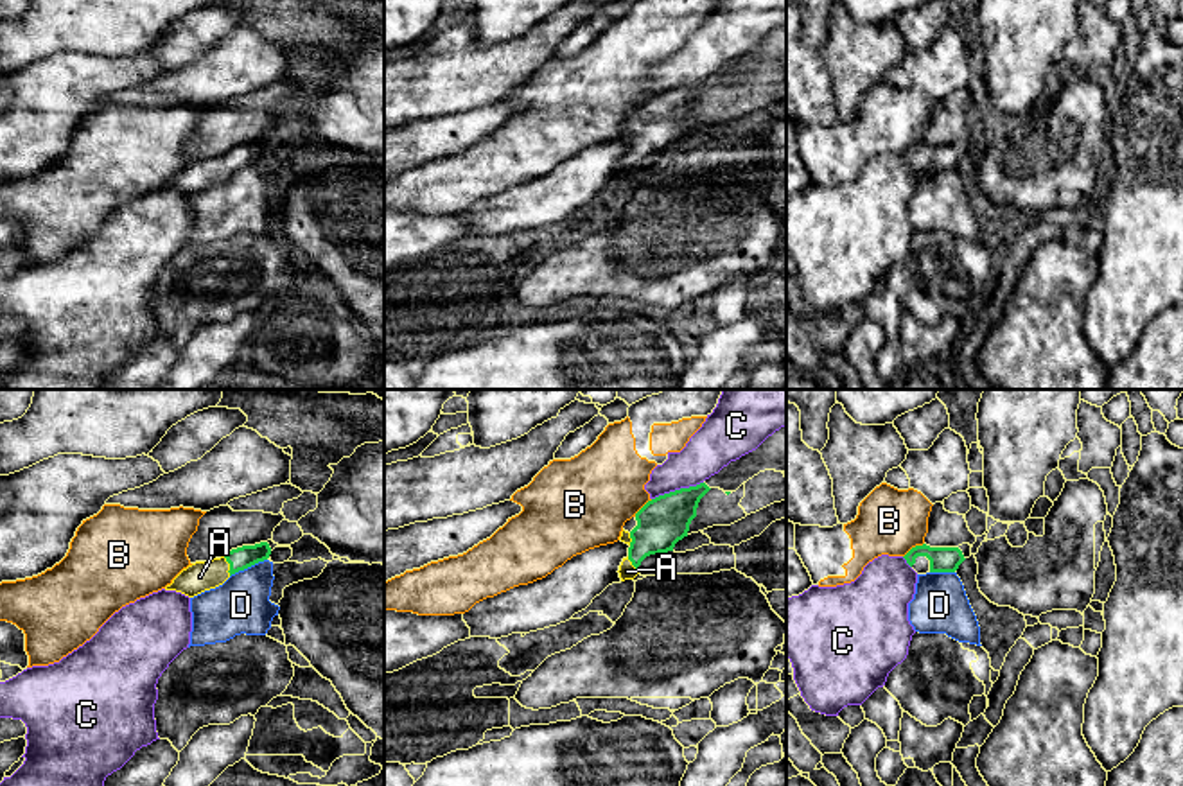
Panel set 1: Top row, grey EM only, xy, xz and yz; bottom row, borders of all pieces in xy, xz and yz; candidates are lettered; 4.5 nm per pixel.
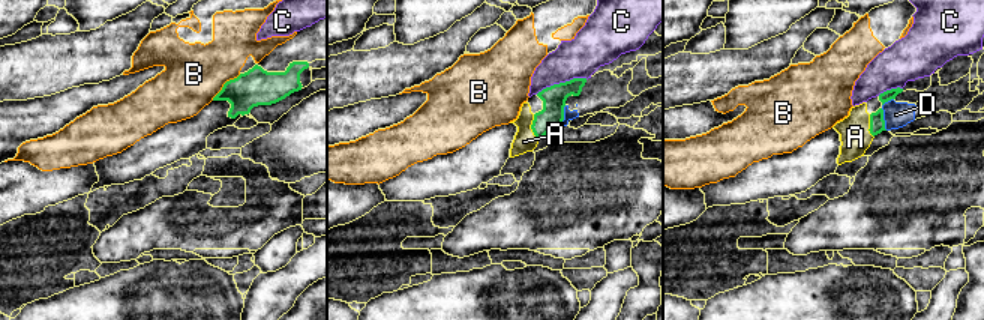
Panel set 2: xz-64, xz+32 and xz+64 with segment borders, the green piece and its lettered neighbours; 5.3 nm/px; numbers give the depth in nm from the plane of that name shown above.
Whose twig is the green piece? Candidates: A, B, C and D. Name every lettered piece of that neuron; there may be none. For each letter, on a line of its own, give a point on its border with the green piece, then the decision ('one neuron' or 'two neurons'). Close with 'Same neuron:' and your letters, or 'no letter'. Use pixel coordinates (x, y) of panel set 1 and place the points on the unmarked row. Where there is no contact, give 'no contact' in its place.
A: contact xy (230, 164); one neuron
B: contact yz (912, 146); two neurons
C: contact xz (677, 88); two neurons
D: contact xy (248, 164); two neurons
Same neuron: A

